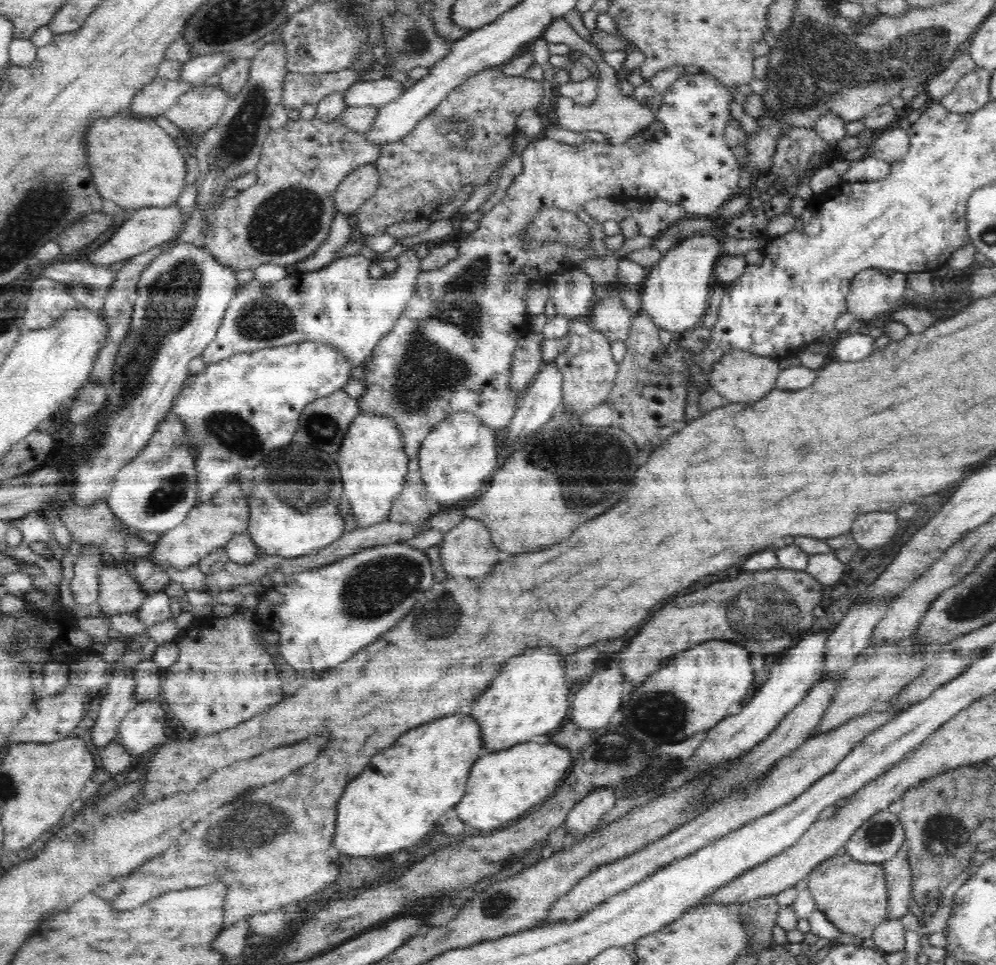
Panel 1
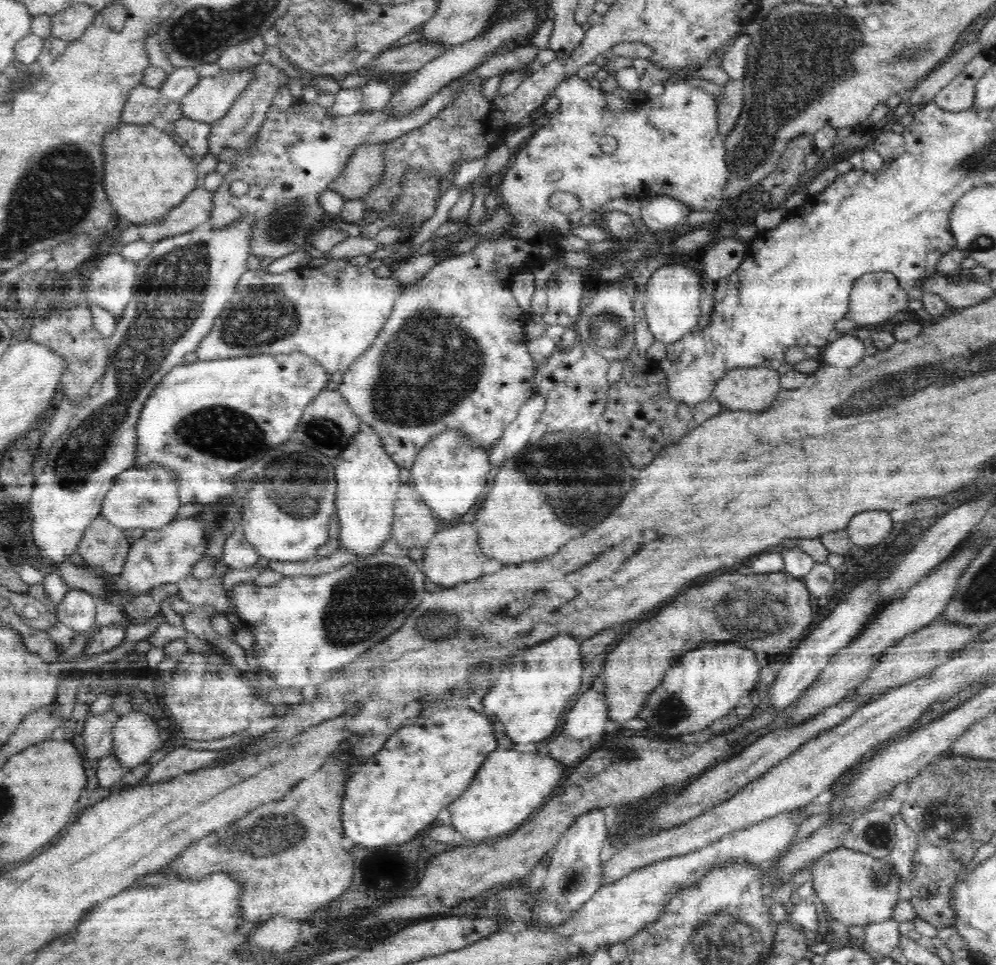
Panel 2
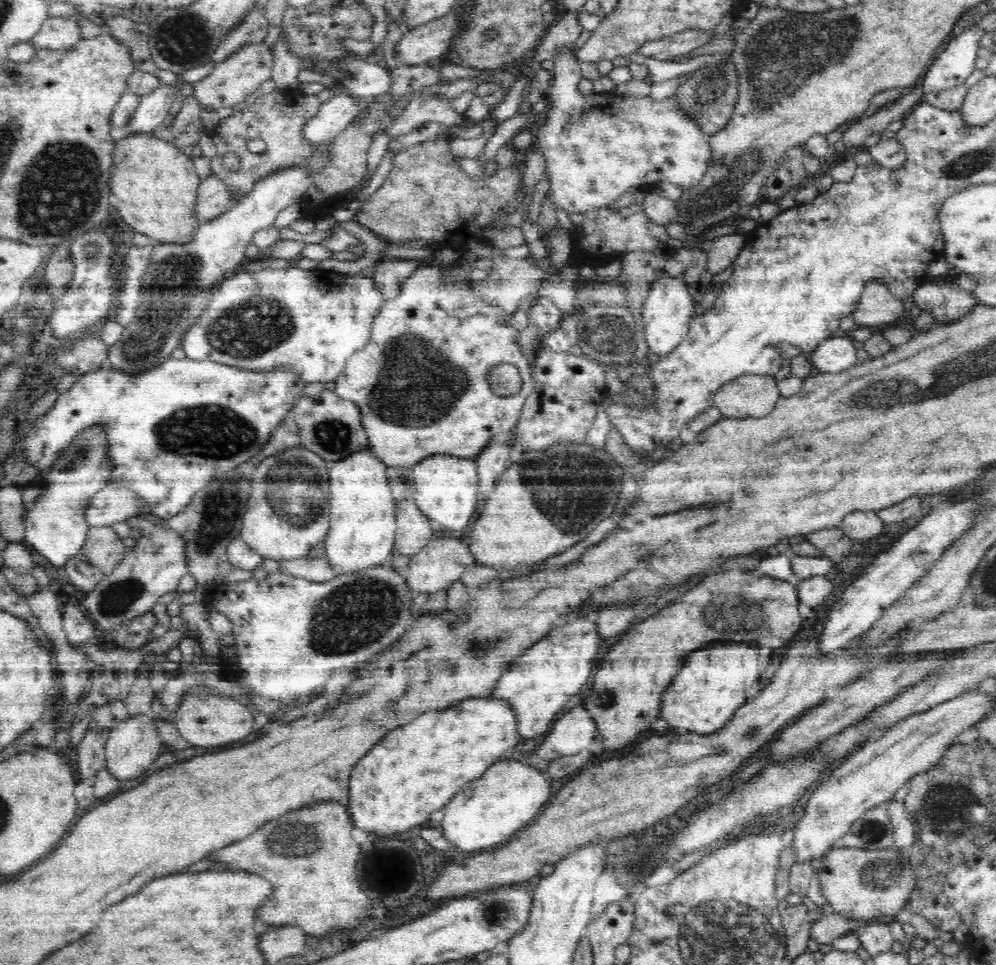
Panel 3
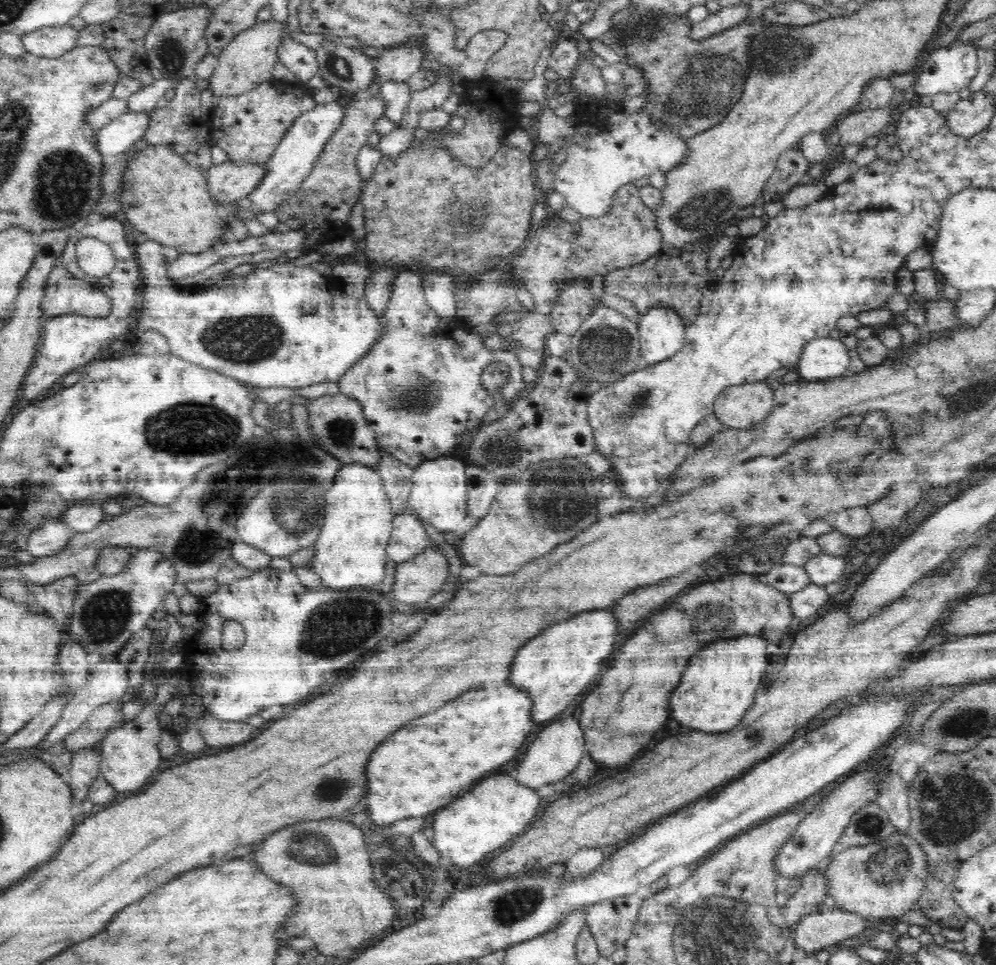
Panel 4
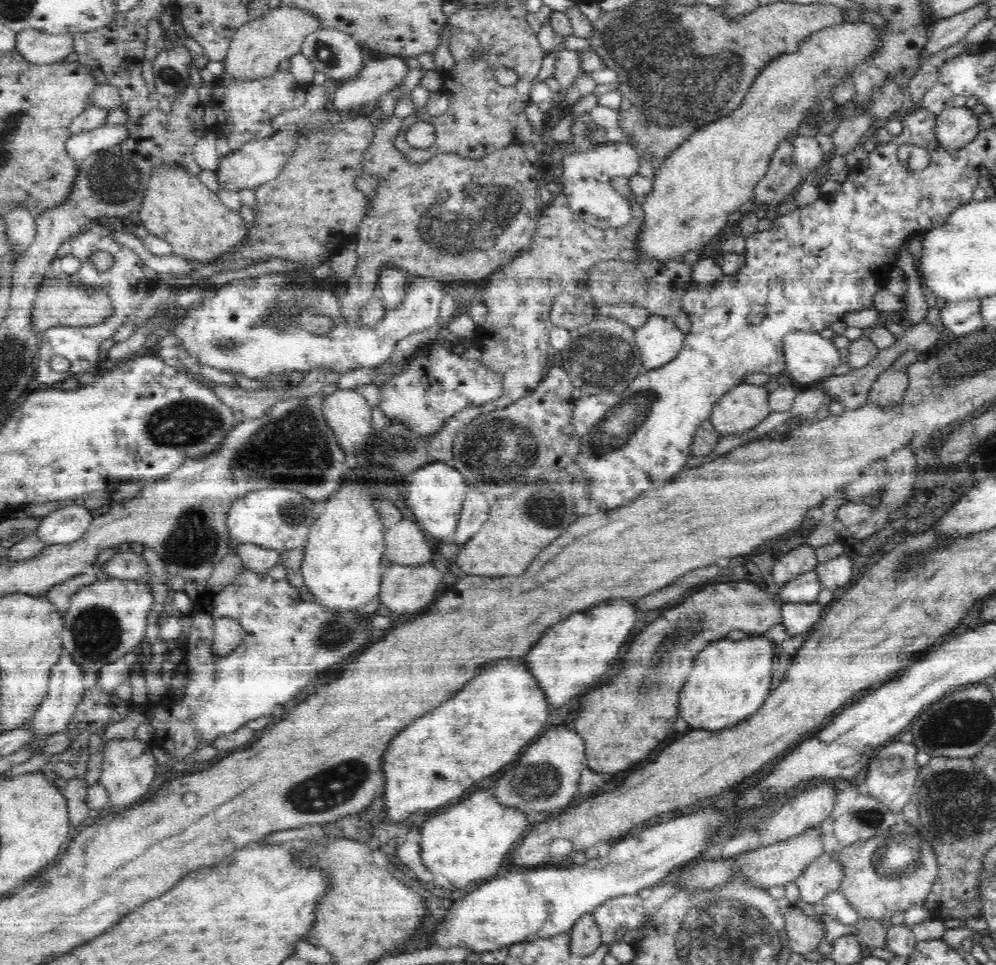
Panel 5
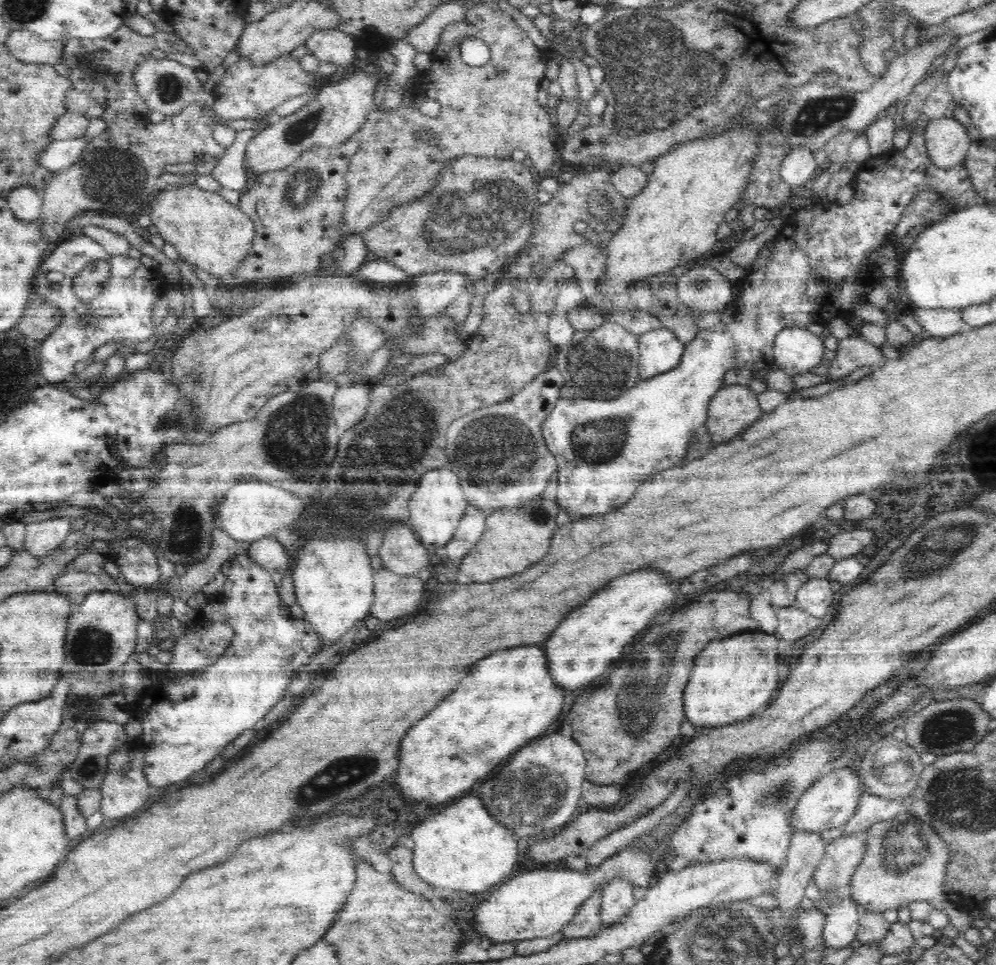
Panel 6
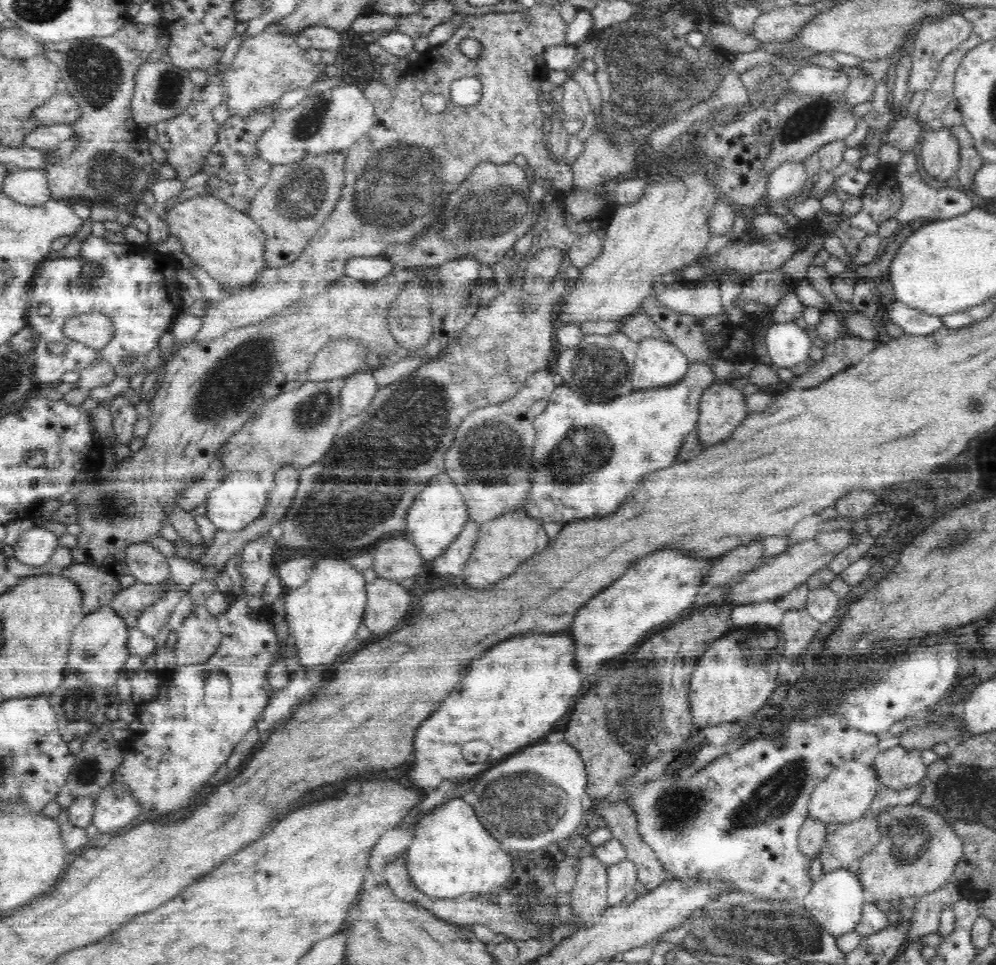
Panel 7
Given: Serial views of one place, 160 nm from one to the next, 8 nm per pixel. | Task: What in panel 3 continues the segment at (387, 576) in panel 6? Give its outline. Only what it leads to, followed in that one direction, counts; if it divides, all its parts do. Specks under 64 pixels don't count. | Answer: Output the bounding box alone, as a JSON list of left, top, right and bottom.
[404,534,476,594]

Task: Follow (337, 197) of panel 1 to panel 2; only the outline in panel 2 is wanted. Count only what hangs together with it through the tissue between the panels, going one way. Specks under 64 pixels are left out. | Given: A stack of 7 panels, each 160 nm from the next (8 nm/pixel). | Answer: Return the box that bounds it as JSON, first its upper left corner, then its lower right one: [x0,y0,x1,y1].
[328,141,389,200]

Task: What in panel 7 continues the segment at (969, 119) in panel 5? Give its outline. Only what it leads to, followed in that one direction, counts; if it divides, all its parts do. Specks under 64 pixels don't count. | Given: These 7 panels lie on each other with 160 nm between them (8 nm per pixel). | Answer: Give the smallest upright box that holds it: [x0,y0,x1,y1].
[919,127,961,181]

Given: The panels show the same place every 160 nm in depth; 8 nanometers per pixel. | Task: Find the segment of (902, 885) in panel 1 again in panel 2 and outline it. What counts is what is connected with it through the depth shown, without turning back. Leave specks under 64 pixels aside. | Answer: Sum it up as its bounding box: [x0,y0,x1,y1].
[887,815,918,884]

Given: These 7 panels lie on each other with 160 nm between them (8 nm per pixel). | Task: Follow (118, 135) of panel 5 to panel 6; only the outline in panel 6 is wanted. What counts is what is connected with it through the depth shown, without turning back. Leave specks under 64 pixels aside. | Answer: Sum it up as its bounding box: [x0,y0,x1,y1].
[37,137,90,172]

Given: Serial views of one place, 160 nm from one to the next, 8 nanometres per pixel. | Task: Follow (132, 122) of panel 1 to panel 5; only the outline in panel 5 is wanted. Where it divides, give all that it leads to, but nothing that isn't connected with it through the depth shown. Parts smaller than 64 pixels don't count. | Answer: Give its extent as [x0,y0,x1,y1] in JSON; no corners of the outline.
[139,164,247,265]

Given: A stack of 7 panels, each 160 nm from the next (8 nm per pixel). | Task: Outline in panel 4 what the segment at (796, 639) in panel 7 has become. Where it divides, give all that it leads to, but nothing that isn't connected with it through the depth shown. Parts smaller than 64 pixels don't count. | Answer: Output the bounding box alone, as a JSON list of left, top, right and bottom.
[789,584,828,622]

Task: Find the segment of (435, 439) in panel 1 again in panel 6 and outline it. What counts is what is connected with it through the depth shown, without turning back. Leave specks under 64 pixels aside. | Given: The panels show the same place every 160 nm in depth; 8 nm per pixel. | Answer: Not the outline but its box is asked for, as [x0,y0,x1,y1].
[408,466,468,554]

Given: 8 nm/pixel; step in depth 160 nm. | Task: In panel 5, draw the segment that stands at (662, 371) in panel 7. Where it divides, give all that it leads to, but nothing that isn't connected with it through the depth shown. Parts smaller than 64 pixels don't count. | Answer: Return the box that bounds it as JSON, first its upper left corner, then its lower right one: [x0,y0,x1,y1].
[635,315,686,371]

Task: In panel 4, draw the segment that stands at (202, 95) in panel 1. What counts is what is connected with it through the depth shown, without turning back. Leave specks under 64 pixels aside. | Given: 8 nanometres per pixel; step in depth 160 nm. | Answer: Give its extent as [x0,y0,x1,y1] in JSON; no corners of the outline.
[208,19,290,99]

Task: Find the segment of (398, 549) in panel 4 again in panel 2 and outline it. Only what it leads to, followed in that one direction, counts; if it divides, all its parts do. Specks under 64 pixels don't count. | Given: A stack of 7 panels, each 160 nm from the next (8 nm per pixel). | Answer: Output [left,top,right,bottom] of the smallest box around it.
[393,482,438,551]

